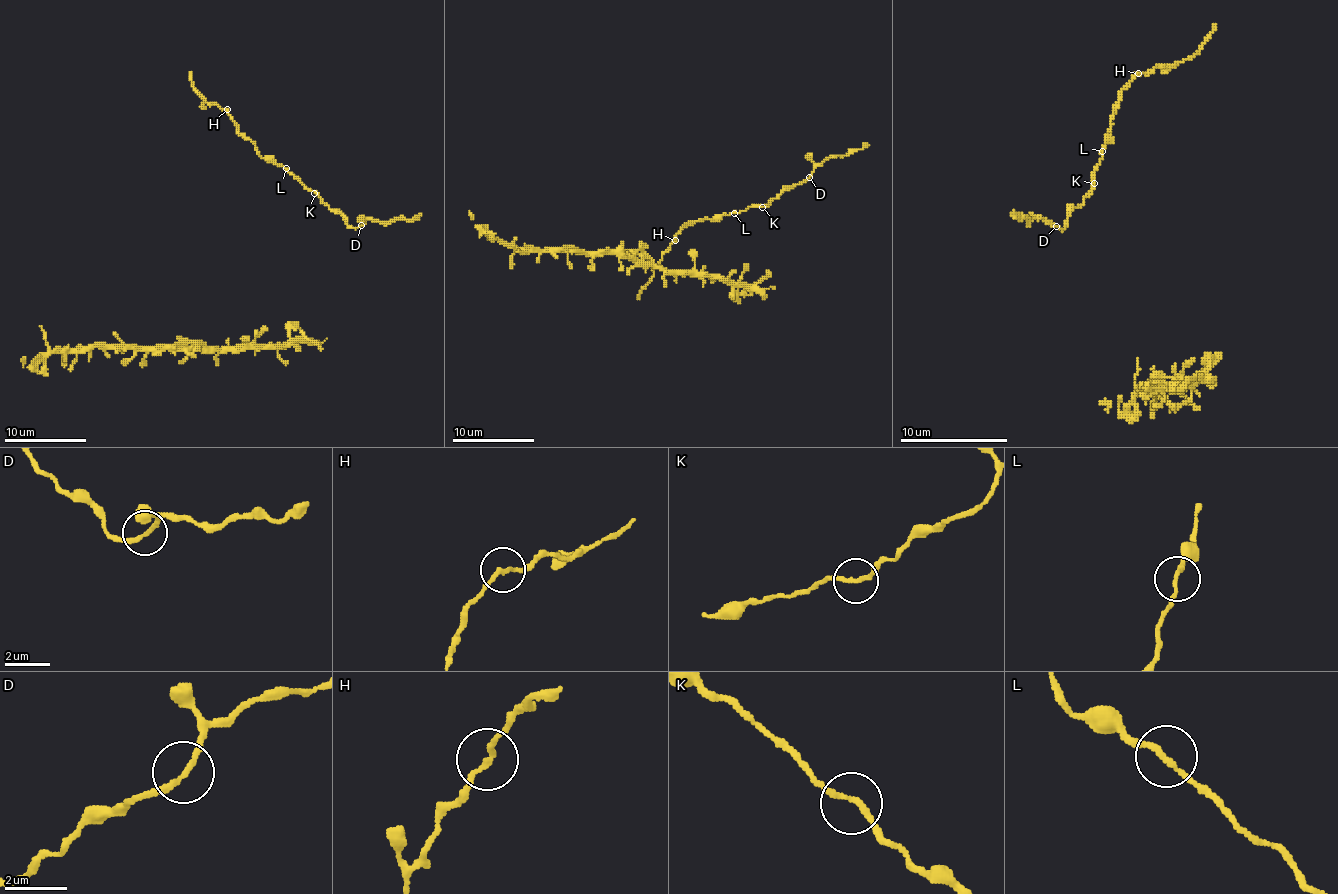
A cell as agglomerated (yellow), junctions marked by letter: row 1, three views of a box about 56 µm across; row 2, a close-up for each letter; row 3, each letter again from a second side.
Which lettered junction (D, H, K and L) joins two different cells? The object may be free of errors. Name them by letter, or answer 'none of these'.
none of these

